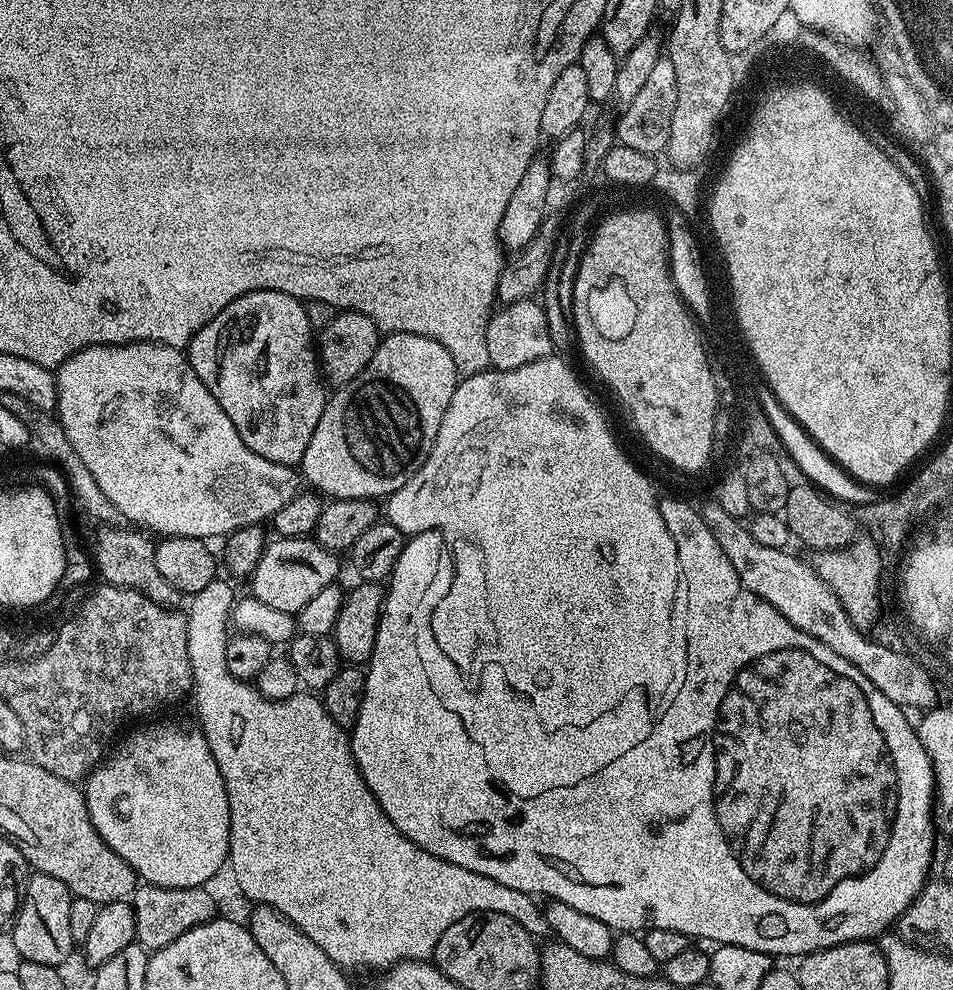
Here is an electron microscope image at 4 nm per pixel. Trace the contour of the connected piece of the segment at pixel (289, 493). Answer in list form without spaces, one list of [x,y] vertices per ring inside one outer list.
[[[135,340],[132,344],[91,344],[89,348],[75,352],[69,360],[62,361],[59,368],[55,369],[54,375],[56,377],[55,411],[58,413],[66,438],[70,438],[70,446],[78,450],[78,458],[86,462],[86,470],[94,474],[98,486],[102,486],[102,490],[105,491],[106,498],[110,498],[110,502],[114,502],[114,506],[122,510],[125,521],[149,533],[161,532],[159,535],[164,538],[189,536],[205,542],[211,541],[211,536],[224,538],[237,532],[239,528],[260,526],[271,521],[273,514],[282,510],[282,506],[286,506],[286,502],[290,502],[290,498],[294,498],[297,492],[301,491],[302,484],[295,467],[270,462],[262,458],[262,454],[254,454],[254,450],[250,450],[250,446],[242,442],[238,430],[234,430],[234,422],[226,418],[226,410],[218,406],[218,398],[214,398],[214,394],[206,390],[202,378],[194,374],[194,366],[190,366],[187,355],[181,349],[172,348],[169,344],[155,344],[153,340]]]

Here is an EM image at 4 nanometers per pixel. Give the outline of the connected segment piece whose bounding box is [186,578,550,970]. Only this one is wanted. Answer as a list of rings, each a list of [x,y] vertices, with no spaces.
[[[223,578],[212,580],[210,586],[195,592],[191,600],[192,605],[186,608],[188,653],[192,667],[194,697],[196,696],[196,716],[200,719],[198,727],[210,746],[210,754],[214,754],[214,762],[218,764],[218,770],[226,786],[230,804],[230,842],[227,863],[230,868],[232,864],[232,876],[236,879],[236,884],[246,899],[252,900],[253,905],[265,904],[278,910],[295,928],[302,930],[302,934],[306,934],[306,938],[310,938],[314,946],[322,946],[325,954],[344,970],[349,970],[348,968],[387,970],[404,960],[428,960],[432,951],[438,946],[438,938],[442,938],[442,934],[446,934],[446,930],[450,930],[454,922],[472,916],[476,912],[501,912],[506,914],[506,918],[514,918],[514,922],[521,924],[527,932],[532,933],[533,937],[541,938],[540,936],[549,935],[547,920],[542,915],[541,909],[536,909],[535,902],[537,901],[529,893],[522,890],[510,890],[510,886],[502,886],[502,882],[494,882],[494,878],[486,878],[486,874],[474,874],[474,870],[454,866],[454,862],[446,862],[422,850],[417,844],[410,842],[410,838],[400,833],[398,826],[394,826],[394,822],[386,818],[382,806],[378,806],[370,786],[366,786],[354,762],[349,733],[340,728],[338,722],[334,722],[334,718],[330,718],[330,714],[324,708],[323,699],[319,695],[301,690],[295,696],[285,700],[271,700],[256,689],[255,683],[239,680],[234,678],[234,674],[230,674],[230,670],[226,668],[226,646],[230,635],[234,595],[232,596],[231,586]]]

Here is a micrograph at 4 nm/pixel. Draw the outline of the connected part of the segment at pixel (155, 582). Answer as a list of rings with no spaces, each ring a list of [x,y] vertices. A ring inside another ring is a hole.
[[[108,526],[103,531],[104,533],[96,540],[96,552],[94,548],[94,568],[98,576],[101,576],[99,579],[103,583],[113,584],[119,588],[138,590],[146,598],[150,598],[154,602],[165,606],[179,605],[179,600],[182,600],[181,593],[176,592],[174,586],[170,586],[170,582],[166,582],[162,578],[162,574],[158,574],[158,566],[154,562],[156,544],[154,543],[153,537],[147,531],[137,530],[132,526]]]

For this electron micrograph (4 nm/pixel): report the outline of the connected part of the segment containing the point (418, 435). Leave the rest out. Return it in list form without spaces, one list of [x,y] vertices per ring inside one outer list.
[[[409,332],[385,335],[362,374],[354,377],[349,384],[337,387],[333,391],[336,393],[327,397],[322,418],[318,418],[310,446],[306,446],[302,461],[303,479],[308,479],[317,493],[337,500],[370,500],[391,496],[423,466],[457,383],[455,358],[448,353],[446,346],[434,342],[434,338]]]

